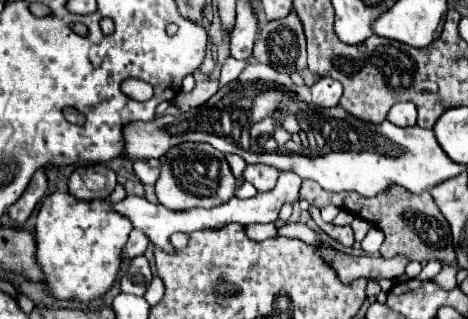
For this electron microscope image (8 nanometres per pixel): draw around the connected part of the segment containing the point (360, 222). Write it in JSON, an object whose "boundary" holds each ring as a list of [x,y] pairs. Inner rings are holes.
{"boundary":[[[355,219],[353,223],[351,223],[351,227],[353,227],[353,231],[355,231],[355,241],[363,241],[363,237],[367,235],[367,231],[373,227],[371,223],[367,223],[365,219]]]}

